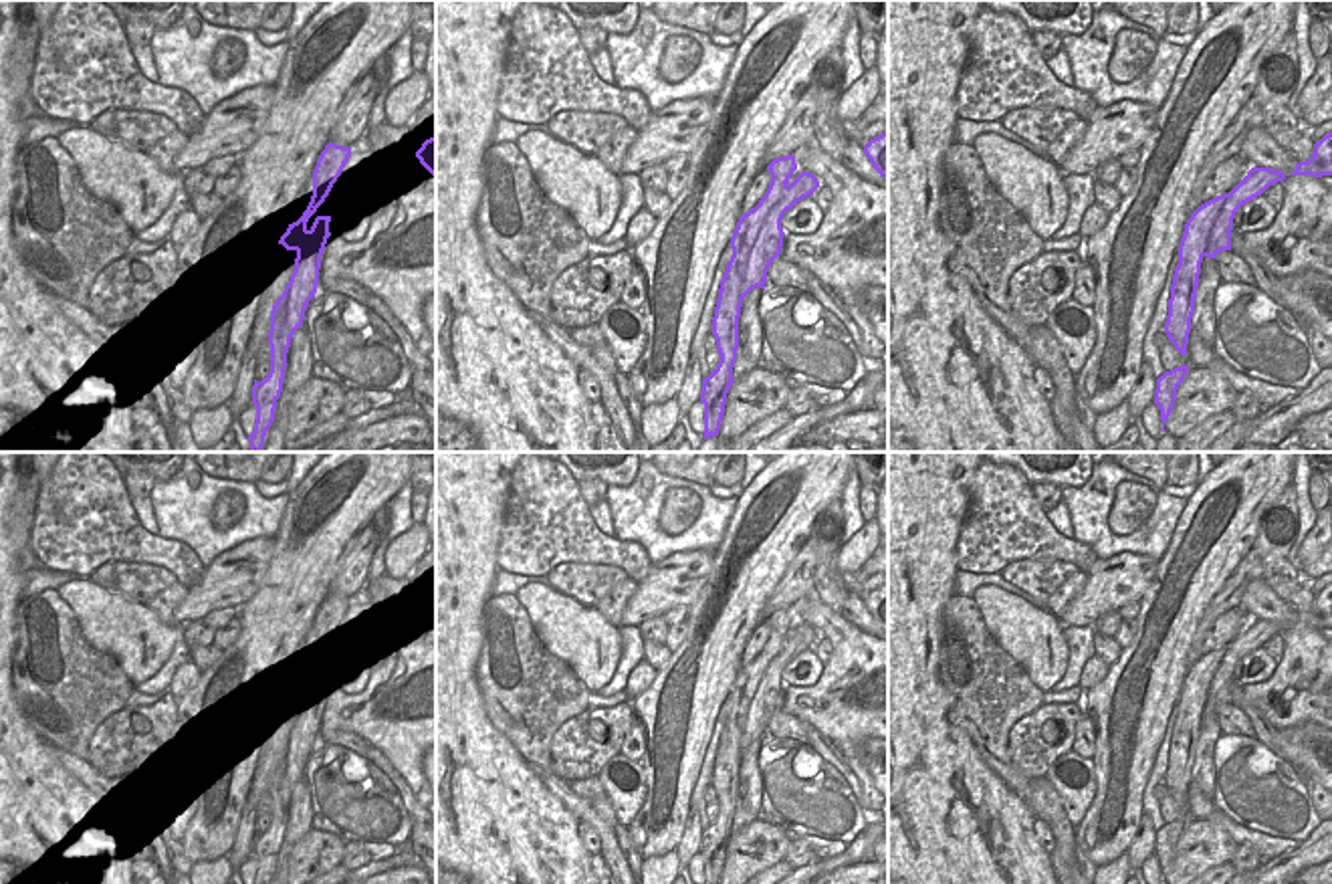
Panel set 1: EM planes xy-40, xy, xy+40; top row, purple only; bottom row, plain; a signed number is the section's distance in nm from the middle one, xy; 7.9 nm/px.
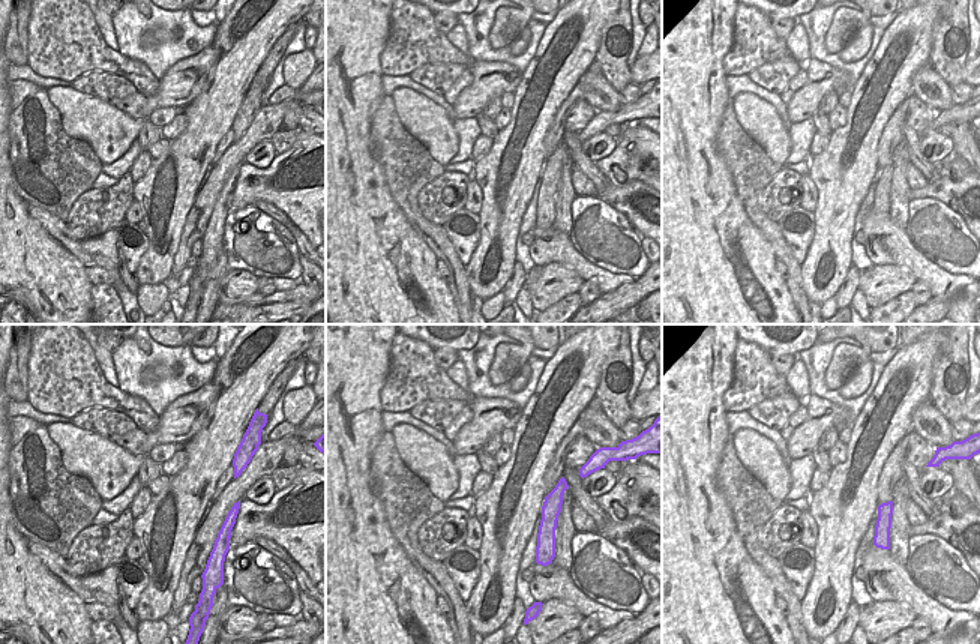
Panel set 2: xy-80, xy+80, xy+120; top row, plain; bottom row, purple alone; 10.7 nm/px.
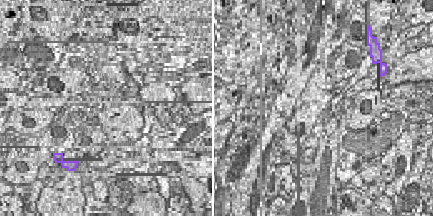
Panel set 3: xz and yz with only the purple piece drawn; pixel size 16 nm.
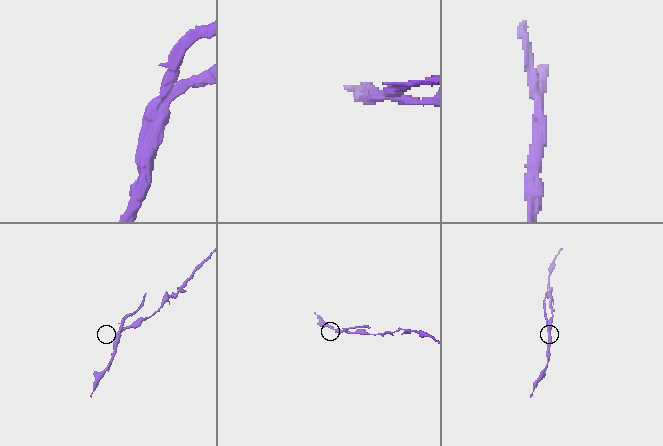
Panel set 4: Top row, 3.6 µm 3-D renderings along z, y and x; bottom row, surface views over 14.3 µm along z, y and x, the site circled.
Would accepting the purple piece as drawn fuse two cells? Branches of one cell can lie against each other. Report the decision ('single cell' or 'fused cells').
fused cells

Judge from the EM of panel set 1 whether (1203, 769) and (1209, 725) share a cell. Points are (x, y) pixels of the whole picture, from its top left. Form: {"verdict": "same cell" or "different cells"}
{"verdict": "same cell"}

